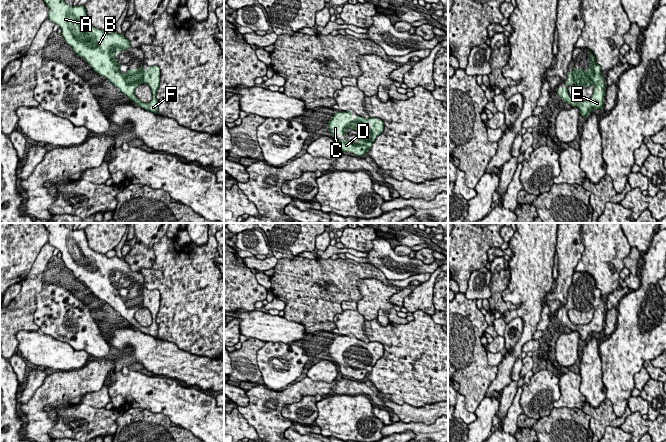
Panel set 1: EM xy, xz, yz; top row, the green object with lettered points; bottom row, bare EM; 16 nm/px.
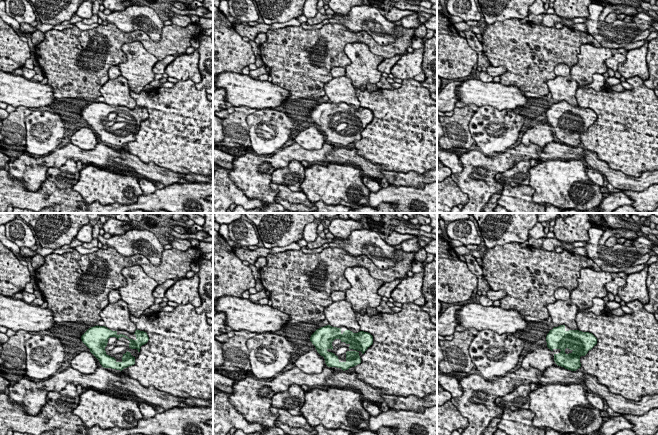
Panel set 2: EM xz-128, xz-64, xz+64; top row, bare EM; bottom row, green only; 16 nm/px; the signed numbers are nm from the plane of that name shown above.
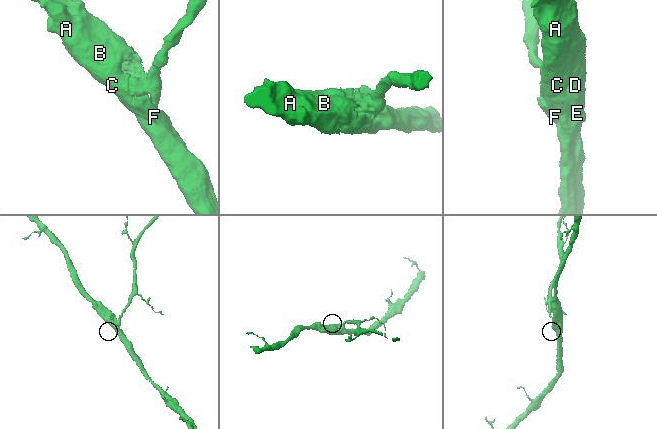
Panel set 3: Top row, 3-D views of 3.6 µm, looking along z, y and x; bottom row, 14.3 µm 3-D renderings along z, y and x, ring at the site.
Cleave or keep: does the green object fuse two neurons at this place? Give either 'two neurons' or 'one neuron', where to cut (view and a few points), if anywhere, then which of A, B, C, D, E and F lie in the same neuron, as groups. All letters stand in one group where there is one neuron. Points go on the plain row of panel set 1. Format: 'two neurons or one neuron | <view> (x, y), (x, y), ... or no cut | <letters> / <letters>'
one neuron | no cut | A B C D E F

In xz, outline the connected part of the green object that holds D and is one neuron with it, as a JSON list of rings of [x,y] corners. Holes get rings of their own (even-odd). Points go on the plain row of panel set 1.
[[[352,336],[336,337],[328,346],[328,353],[331,360],[336,362],[340,376],[349,376],[356,380],[364,379],[372,370],[375,363],[383,356],[384,346],[378,342],[363,342],[356,340],[352,342]],[[346,352],[357,355],[357,367],[352,367],[350,364],[339,364],[339,359],[347,359]]]

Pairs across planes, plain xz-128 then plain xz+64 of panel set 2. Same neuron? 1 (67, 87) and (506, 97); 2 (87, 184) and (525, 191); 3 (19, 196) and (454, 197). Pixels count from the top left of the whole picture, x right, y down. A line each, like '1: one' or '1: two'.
1: two
2: two
3: one

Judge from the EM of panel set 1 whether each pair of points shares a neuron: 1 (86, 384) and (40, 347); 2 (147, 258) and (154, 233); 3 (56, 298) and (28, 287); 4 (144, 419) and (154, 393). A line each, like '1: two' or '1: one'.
1: two
2: one
3: two
4: two

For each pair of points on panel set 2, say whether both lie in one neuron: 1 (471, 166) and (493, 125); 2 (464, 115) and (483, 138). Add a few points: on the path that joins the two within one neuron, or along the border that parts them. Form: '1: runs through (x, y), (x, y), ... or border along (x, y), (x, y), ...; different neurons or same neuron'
1: border along (479, 149), (487, 155), (503, 152); different neurons
2: border along (475, 111), (469, 123), (469, 132), (474, 142); different neurons

